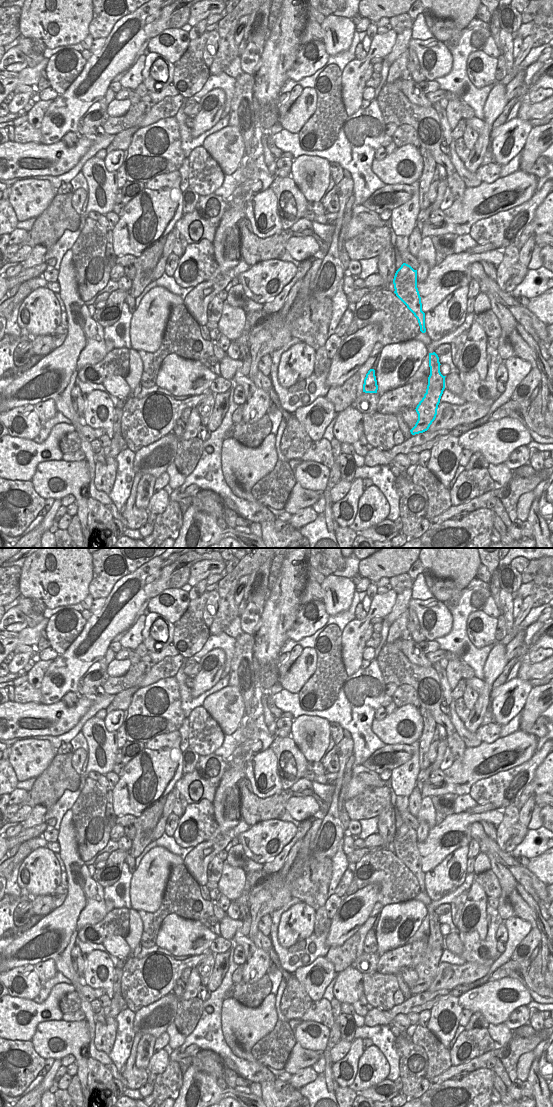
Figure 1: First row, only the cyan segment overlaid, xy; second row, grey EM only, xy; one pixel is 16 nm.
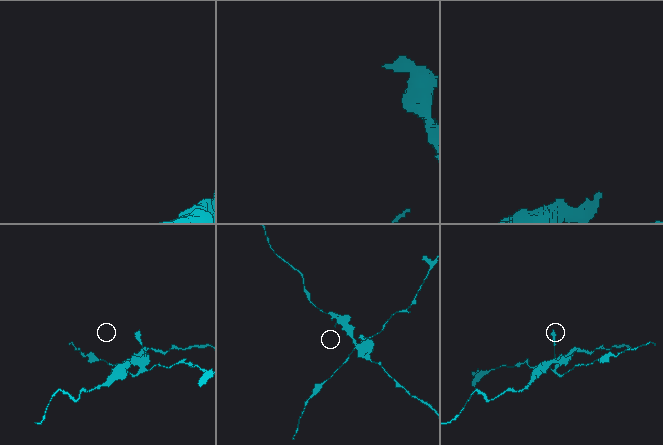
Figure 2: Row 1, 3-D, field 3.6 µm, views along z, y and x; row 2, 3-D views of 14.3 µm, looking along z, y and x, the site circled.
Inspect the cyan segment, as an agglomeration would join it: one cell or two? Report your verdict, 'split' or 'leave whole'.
split

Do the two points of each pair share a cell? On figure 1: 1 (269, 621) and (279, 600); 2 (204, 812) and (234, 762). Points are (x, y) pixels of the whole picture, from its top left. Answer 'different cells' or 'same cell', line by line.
1: same cell
2: different cells

